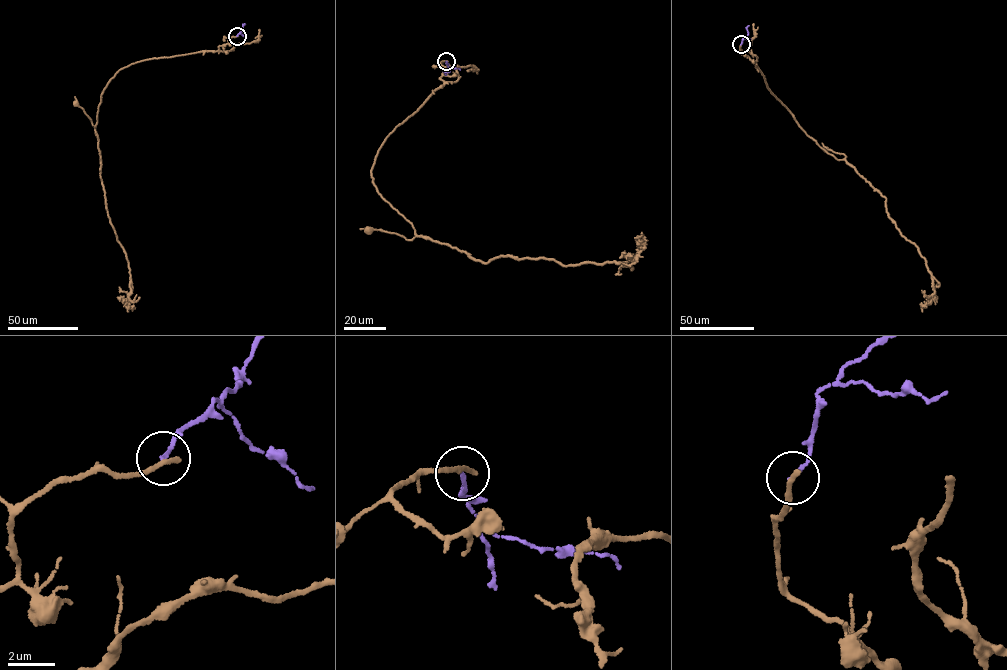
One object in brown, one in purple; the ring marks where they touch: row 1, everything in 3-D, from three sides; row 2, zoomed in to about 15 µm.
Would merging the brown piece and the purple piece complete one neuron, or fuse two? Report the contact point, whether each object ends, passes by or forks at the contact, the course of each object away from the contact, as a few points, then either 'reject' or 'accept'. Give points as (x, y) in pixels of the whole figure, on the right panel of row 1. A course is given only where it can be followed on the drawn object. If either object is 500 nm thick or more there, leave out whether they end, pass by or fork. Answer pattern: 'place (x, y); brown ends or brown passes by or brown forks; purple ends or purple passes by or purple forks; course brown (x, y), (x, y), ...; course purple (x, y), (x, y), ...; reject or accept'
place (741, 44); brown ends; purple ends; course brown (741, 44), (807, 135), (885, 197), (889, 217), (930, 274), (933, 298), (922, 311); course purple (741, 44), (748, 34), (749, 25); reject

